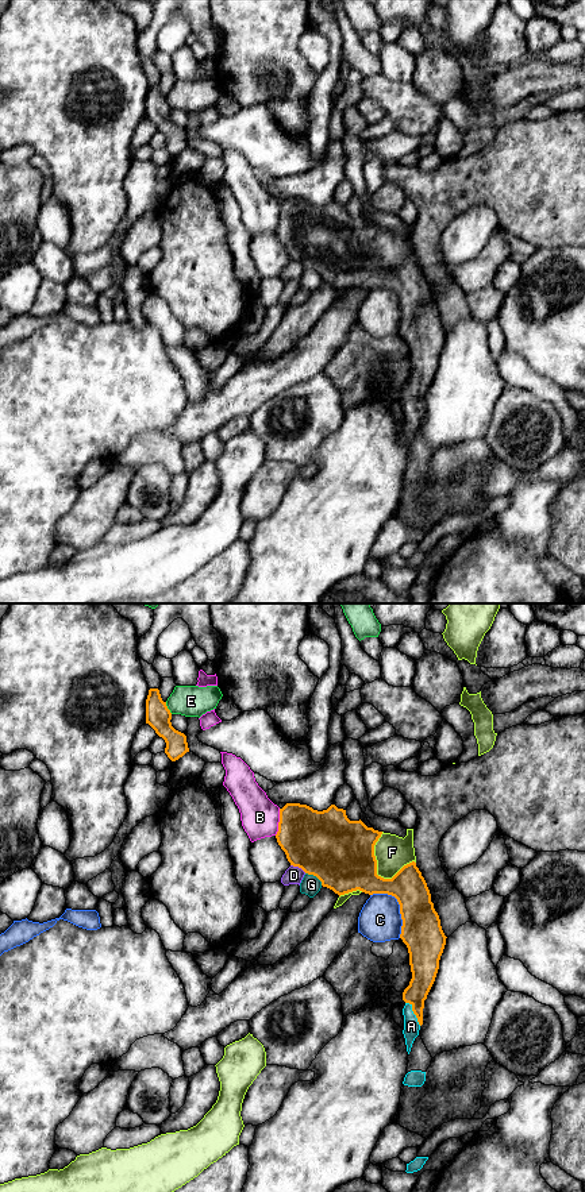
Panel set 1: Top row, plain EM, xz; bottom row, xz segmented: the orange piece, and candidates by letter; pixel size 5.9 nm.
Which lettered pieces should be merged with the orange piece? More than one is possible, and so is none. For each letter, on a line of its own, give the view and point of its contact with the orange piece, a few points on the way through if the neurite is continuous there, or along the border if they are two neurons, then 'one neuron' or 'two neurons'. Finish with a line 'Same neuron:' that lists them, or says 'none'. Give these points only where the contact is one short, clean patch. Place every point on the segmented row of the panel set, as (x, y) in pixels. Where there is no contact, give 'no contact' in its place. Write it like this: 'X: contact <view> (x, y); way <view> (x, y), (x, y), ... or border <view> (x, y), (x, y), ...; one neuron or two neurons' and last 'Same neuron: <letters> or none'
A: contact xz (414, 1013); way xz (423, 972), (414, 995), (414, 1013), (411, 1026); one neuron
B: contact xz (278, 822); two neurons
C: contact xz (400, 906); border xz (370, 894), (391, 894), (396, 899), (401, 919), (400, 937); two neurons
D: contact xz (299, 867); two neurons
E: contact xz (166, 708); two neurons
F: contact xz (376, 860); two neurons
G: contact xz (315, 875); border xz (306, 872), (315, 876), (322, 884); two neurons
Same neuron: A

